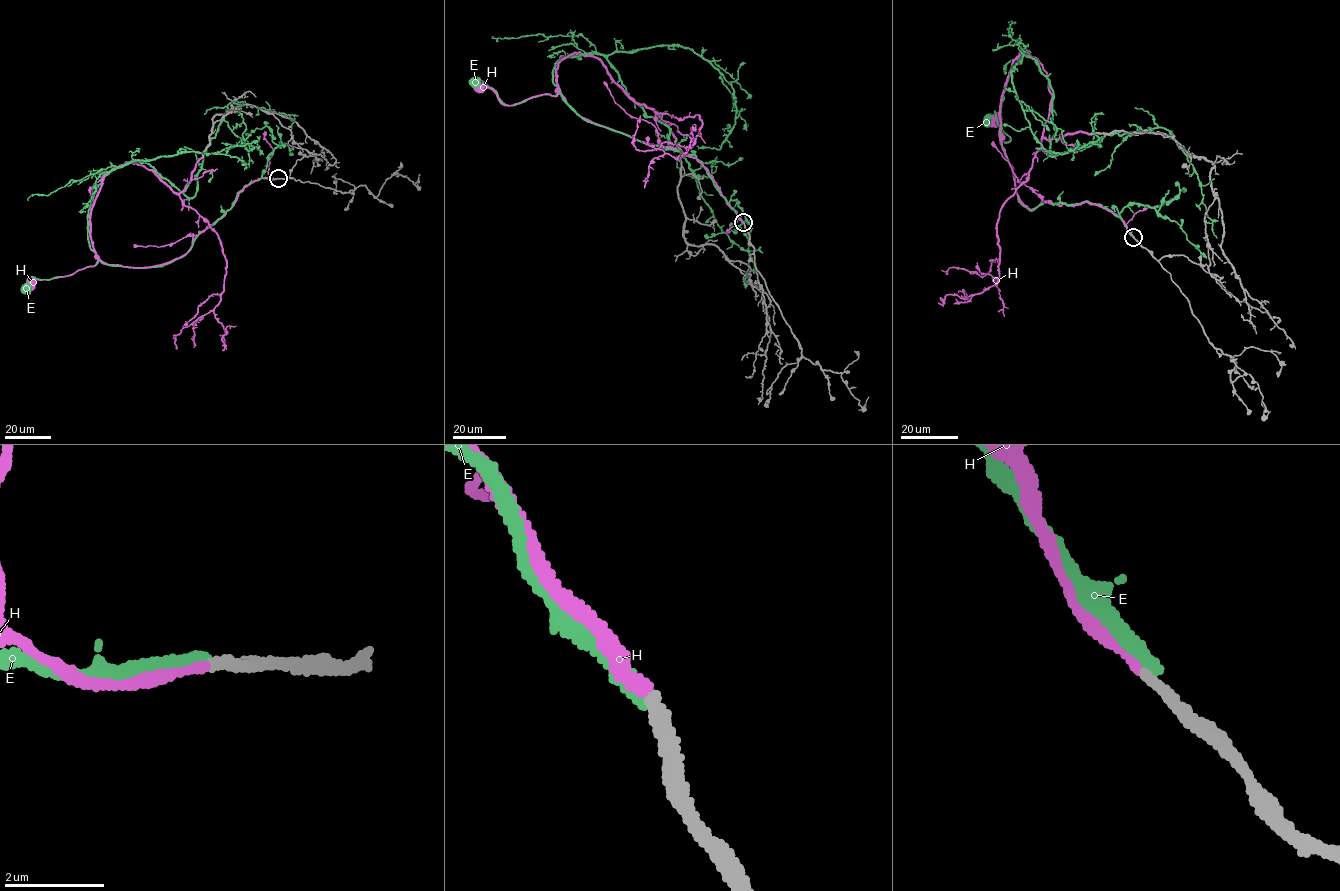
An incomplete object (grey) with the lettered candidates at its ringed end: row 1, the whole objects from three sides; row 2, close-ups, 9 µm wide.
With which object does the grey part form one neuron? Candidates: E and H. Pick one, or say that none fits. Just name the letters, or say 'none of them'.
H

